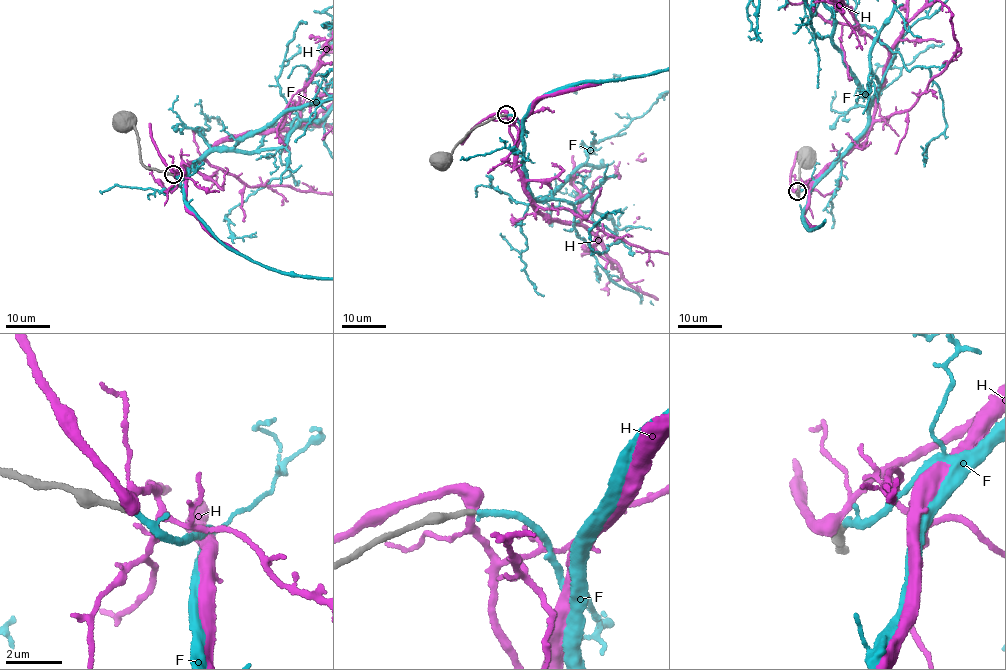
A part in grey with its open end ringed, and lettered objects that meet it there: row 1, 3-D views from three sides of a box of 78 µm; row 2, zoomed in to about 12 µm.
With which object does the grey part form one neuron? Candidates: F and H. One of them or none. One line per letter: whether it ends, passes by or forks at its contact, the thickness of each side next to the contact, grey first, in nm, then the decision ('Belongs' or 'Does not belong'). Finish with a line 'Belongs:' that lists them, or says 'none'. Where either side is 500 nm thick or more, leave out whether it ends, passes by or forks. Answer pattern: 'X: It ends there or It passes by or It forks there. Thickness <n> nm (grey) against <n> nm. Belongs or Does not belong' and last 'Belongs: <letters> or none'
F: It passes by. Thickness 200 nm (grey) against 160 nm. Belongs
H: It passes by. Thickness 200 nm (grey) against 420 nm. Does not belong
Belongs: F

